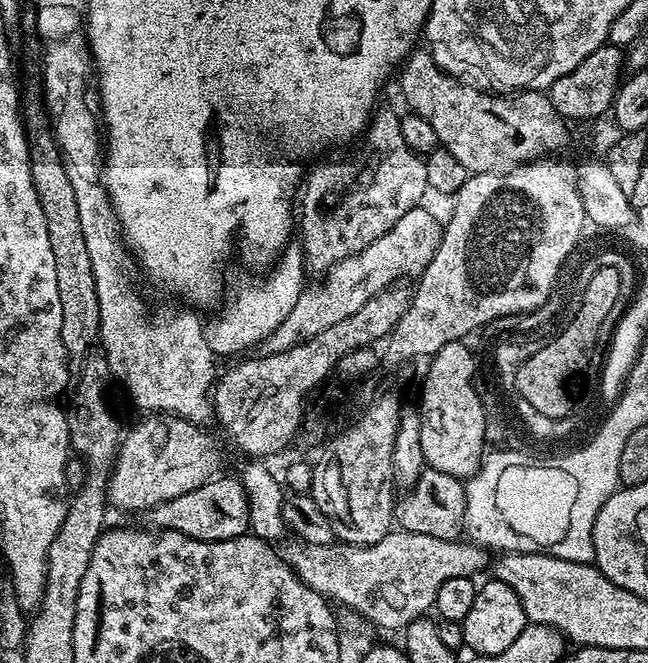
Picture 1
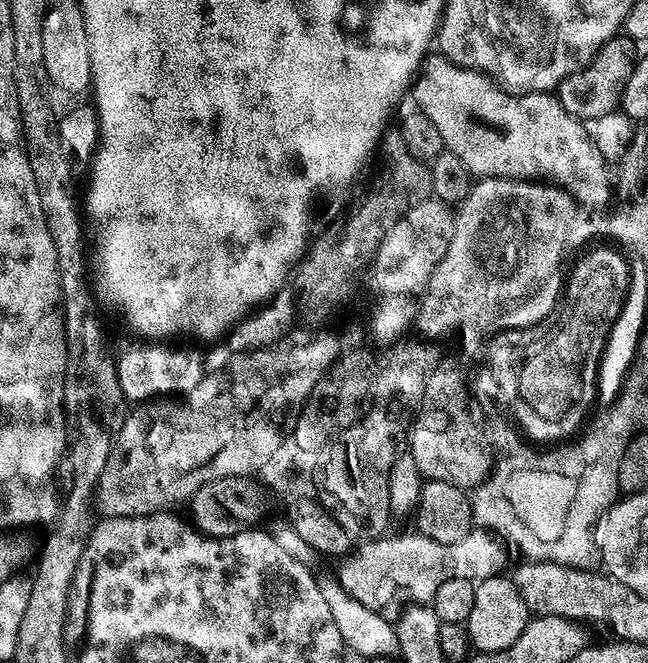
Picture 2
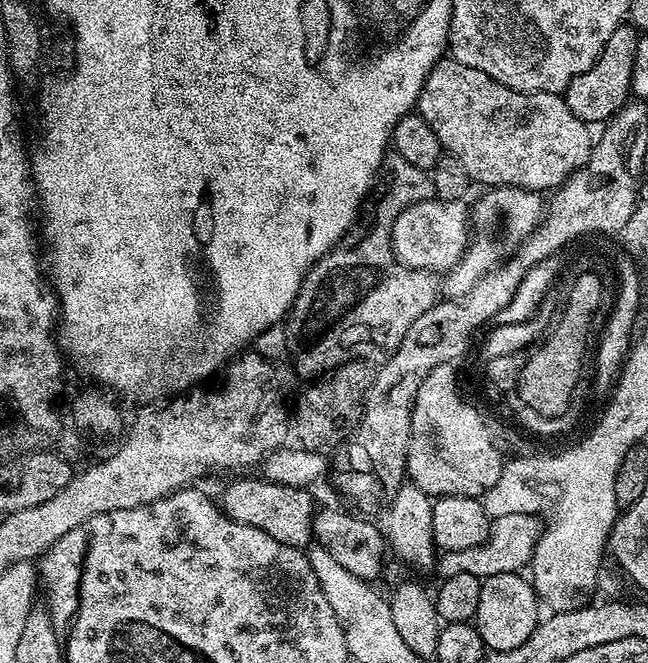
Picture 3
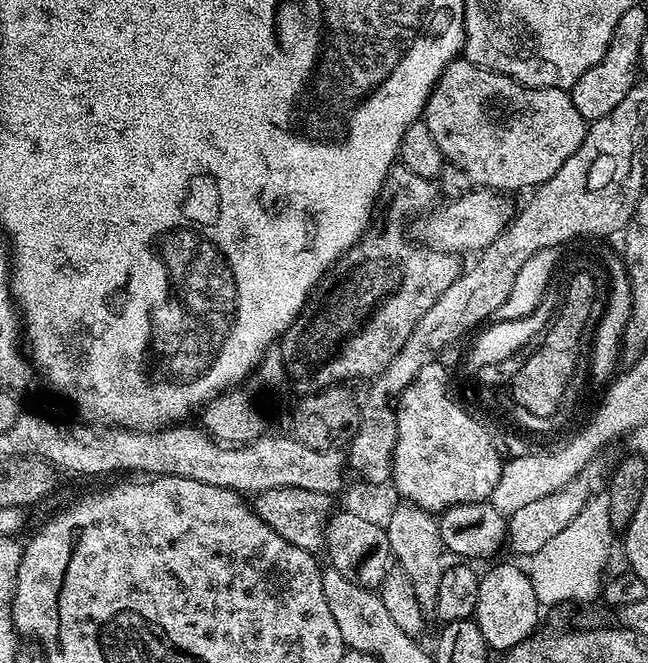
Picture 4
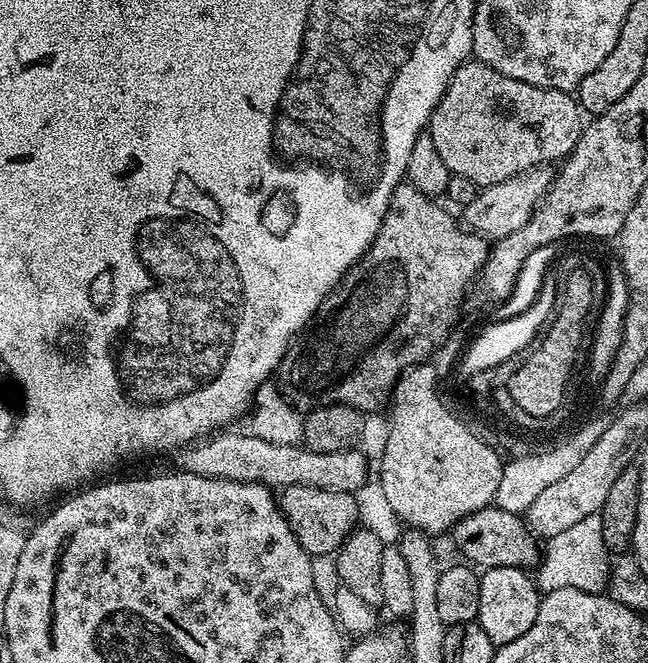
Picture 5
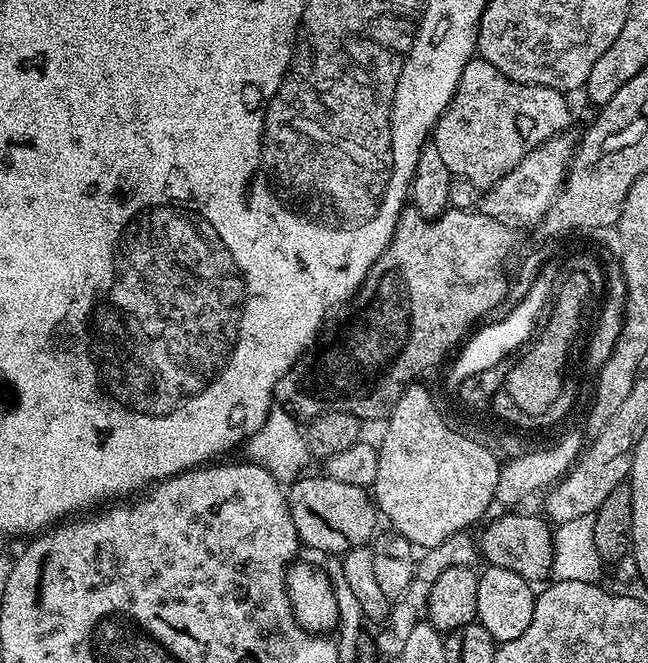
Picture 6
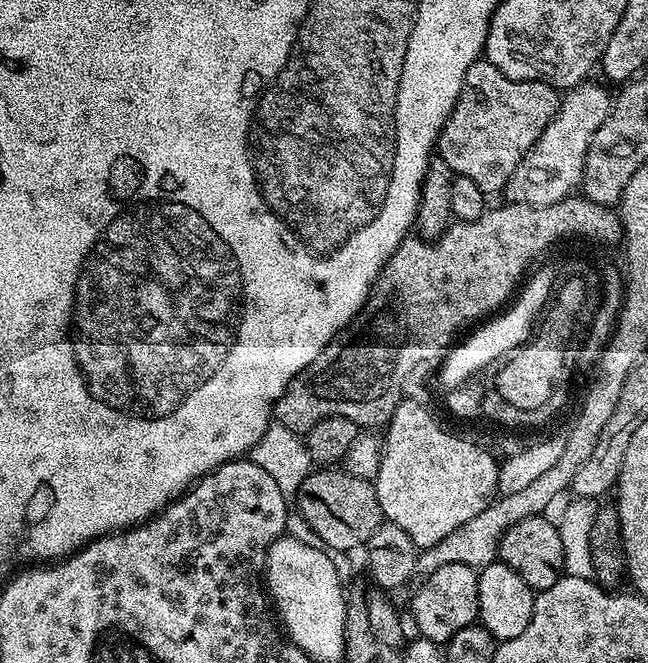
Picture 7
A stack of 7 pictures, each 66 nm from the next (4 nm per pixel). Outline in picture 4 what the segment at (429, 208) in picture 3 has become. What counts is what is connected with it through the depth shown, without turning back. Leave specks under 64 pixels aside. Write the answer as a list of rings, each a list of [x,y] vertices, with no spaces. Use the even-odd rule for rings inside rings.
[[[473,190],[457,200],[448,200],[445,208],[437,207],[431,214],[419,221],[424,236],[433,249],[440,252],[463,254],[484,251],[494,238],[498,238],[514,219],[514,207],[507,195],[497,194],[491,190]],[[437,211],[437,212],[436,212]],[[436,212],[436,213],[435,213]],[[433,215],[433,216],[432,216]],[[425,219],[425,220],[424,220]],[[424,220],[424,221],[423,221]]]

